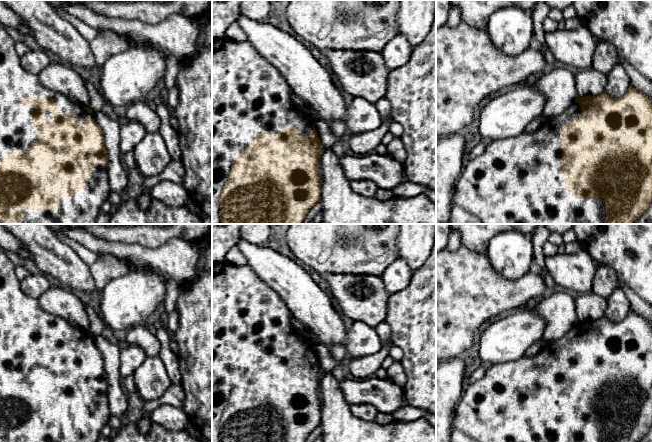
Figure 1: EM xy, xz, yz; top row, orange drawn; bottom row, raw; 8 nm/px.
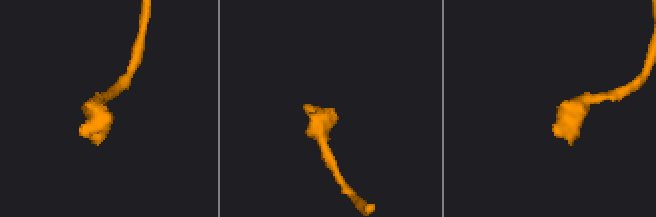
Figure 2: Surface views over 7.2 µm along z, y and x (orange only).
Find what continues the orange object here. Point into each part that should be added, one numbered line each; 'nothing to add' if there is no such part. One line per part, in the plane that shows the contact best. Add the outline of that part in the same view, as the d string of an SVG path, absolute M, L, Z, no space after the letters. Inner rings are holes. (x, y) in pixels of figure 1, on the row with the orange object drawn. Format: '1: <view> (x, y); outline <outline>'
1: xy (17, 132); outline M0 23L0 161L8 152L26 153L30 145L39 139L31 121L33 105L23 106L23 97L57 98L61 115L64 117L69 109L71 116L78 119L77 124L83 124L85 118L94 118L93 113L88 113L84 107L44 87L37 75L21 66L15 42Z

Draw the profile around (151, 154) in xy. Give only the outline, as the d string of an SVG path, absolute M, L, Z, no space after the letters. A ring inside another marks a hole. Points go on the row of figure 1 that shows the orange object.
M147 132L133 149L137 169L144 177L159 175L171 162L164 139L159 132Z

